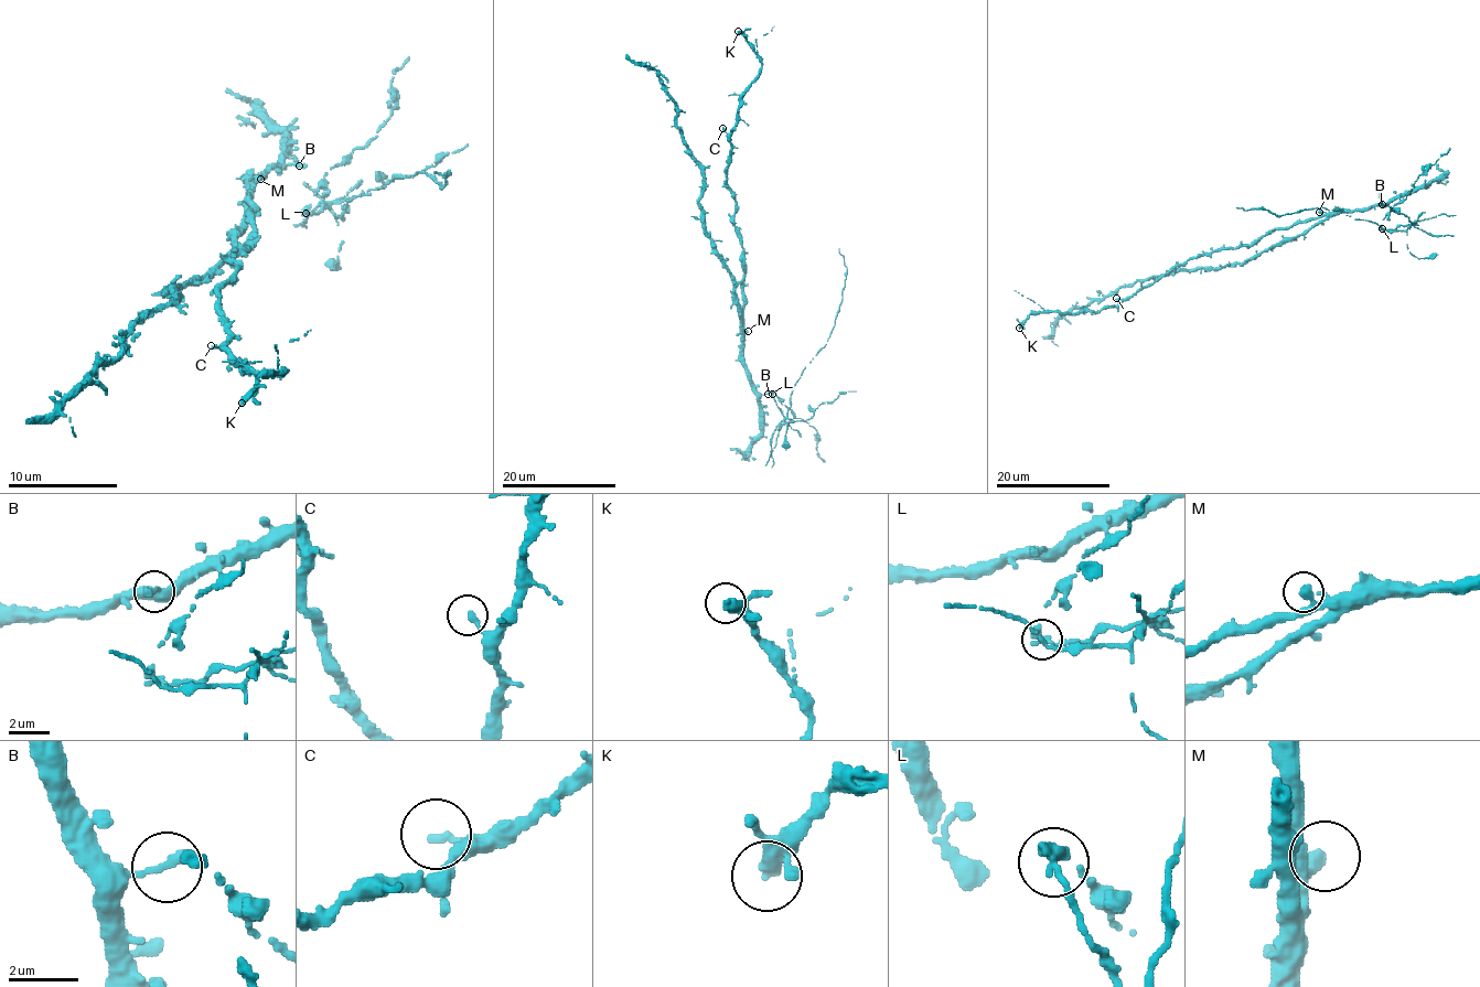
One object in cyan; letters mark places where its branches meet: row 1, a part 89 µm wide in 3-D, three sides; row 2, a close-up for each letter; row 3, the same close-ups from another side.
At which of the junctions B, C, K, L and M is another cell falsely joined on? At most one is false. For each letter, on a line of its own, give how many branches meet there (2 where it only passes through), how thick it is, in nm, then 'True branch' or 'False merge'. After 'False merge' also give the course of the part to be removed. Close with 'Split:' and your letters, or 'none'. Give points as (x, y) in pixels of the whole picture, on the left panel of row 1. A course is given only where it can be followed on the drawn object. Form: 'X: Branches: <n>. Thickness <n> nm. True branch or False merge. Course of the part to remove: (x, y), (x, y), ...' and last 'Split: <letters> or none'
B: Branches: 1. Thickness 360 nm. True branch
C: Branches: 1. Thickness 280 nm. True branch
K: Branches: 1. Thickness 460 nm. True branch
L: Branches: 1. Thickness 480 nm. False merge. Course of the part to remove: (307, 212), (314, 214), (323, 206), (342, 217), (356, 195), (419, 171), (440, 188), (449, 173), (435, 171)
M: Branches: 1. Thickness 400 nm. True branch
Split: L

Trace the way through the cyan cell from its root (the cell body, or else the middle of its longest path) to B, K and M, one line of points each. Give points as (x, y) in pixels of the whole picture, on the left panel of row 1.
B: (251, 193), (251, 179), (260, 173), (271, 168), (299, 165)
K: (251, 193), (251, 247), (236, 256), (220, 310), (242, 371), (285, 371), (266, 371), (242, 403)
M: (251, 193), (251, 188), (260, 179)

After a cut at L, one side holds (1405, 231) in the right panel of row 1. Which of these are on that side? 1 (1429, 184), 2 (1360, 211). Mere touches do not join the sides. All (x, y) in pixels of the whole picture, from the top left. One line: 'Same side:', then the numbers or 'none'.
Same side: none

